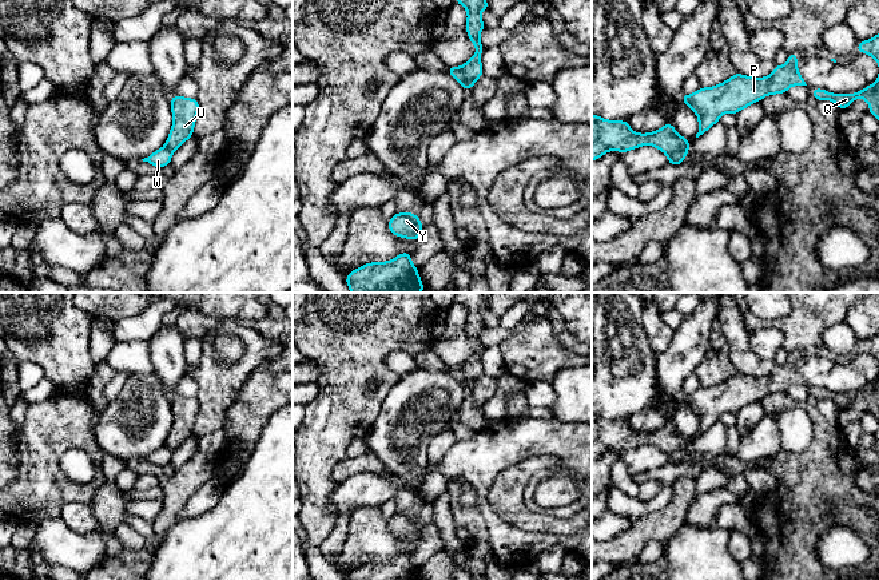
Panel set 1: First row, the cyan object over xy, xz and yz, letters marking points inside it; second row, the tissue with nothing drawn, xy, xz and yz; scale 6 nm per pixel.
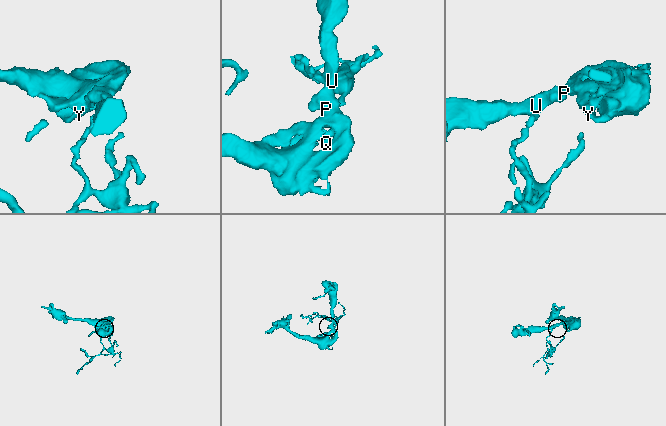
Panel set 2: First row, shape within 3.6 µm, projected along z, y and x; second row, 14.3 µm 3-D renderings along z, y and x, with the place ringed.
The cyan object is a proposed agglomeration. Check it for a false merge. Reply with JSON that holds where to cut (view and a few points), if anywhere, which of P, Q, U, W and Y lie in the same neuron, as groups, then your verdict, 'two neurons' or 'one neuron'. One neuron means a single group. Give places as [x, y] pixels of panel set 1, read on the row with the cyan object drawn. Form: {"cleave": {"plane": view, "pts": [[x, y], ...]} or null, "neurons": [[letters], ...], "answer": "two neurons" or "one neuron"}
{"cleave": {"plane": "xz", "pts": [[460, 67], [469, 88]]}, "neurons": [["P", "Q", "U", "Y"], ["W"]], "answer": "two neurons"}

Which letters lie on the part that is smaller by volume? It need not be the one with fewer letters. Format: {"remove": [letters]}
{"remove": ["W"]}

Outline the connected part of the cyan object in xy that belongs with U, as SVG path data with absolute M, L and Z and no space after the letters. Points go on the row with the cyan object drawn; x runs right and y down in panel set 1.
M176 95L170 99L174 123L166 140L166 147L172 152L194 135L194 124L199 112L196 98L188 99Z

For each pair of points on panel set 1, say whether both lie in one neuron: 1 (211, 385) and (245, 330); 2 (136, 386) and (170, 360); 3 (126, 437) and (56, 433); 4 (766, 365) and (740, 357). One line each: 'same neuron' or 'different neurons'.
1: same neuron
2: different neurons
3: different neurons
4: same neuron

